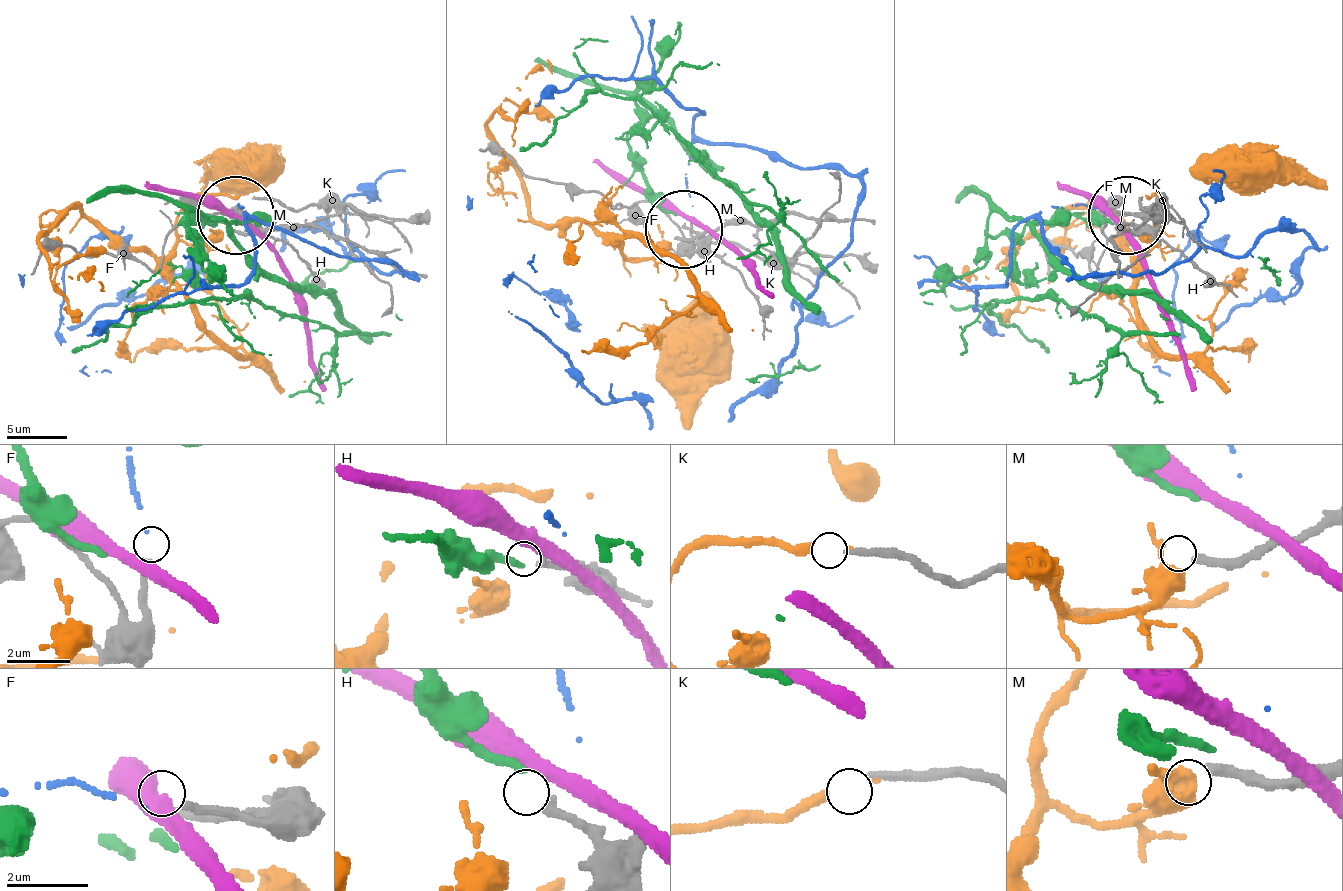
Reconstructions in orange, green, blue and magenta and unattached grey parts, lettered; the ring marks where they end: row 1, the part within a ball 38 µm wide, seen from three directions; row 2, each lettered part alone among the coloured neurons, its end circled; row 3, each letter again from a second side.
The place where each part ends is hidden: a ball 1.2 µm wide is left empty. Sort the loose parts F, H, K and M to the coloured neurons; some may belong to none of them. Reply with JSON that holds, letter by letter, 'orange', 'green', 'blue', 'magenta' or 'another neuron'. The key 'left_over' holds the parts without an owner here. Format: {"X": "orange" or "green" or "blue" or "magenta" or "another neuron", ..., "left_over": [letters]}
{"F": "blue", "H": "green", "K": "orange", "M": "another neuron", "left_over": ["M"]}

